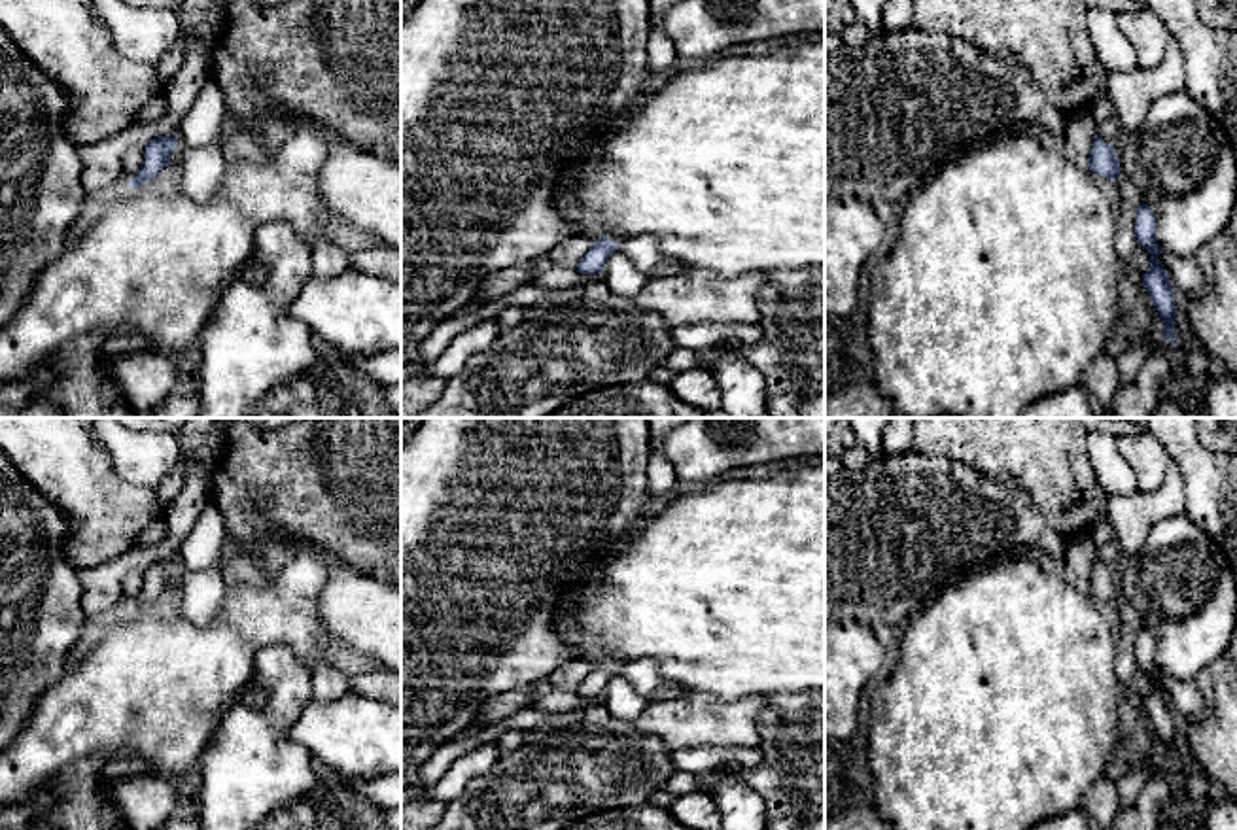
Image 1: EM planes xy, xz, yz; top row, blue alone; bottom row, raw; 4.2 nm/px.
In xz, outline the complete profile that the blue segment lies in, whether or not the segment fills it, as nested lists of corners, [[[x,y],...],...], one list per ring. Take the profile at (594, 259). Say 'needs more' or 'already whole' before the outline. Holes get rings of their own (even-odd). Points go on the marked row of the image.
already whole; [[[601,234],[601,238],[584,253],[575,268],[581,274],[601,274],[605,263],[617,248],[618,244],[613,238]]]

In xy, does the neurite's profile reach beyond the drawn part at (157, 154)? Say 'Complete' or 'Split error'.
Complete

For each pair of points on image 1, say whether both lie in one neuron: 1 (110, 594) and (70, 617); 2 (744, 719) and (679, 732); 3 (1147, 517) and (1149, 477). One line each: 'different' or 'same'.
1: different
2: same
3: different

